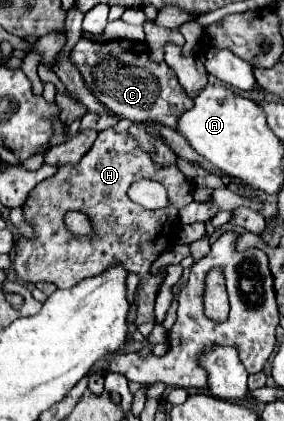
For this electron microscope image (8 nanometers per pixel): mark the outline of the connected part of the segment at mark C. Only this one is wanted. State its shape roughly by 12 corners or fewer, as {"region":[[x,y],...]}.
{"region":[[83,38],[71,62],[107,110],[177,130],[193,106],[143,42]]}

